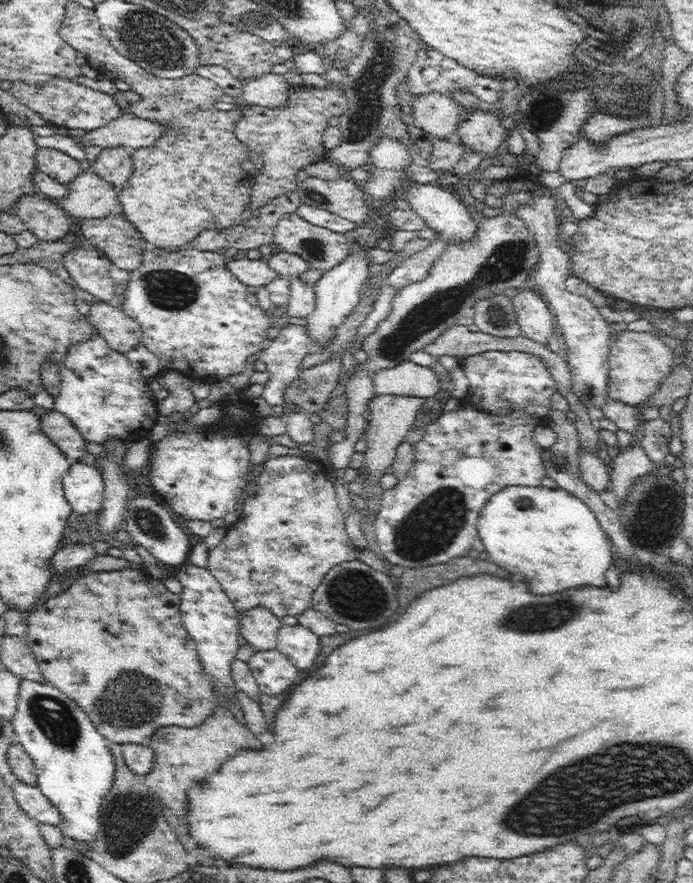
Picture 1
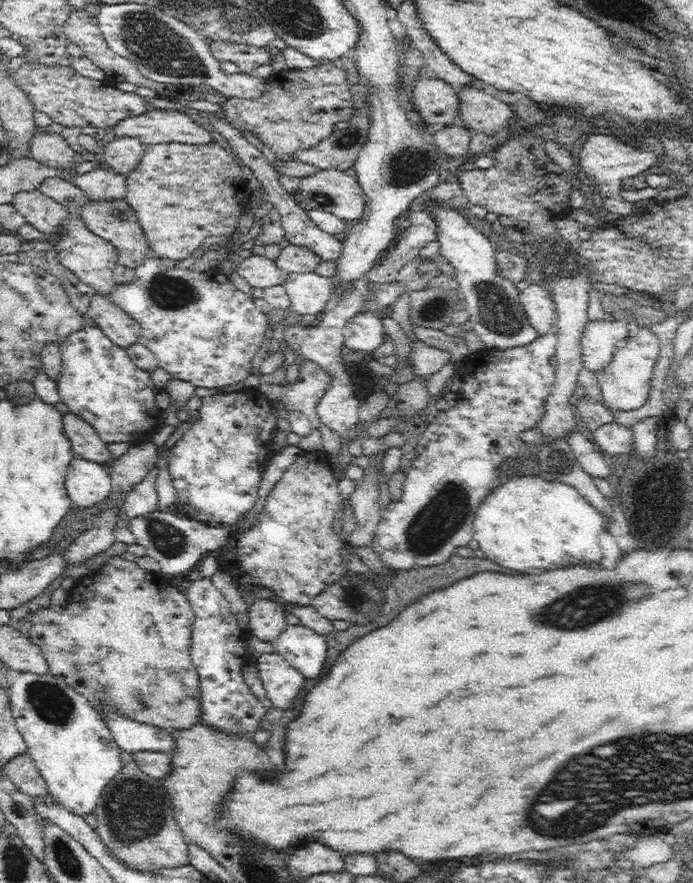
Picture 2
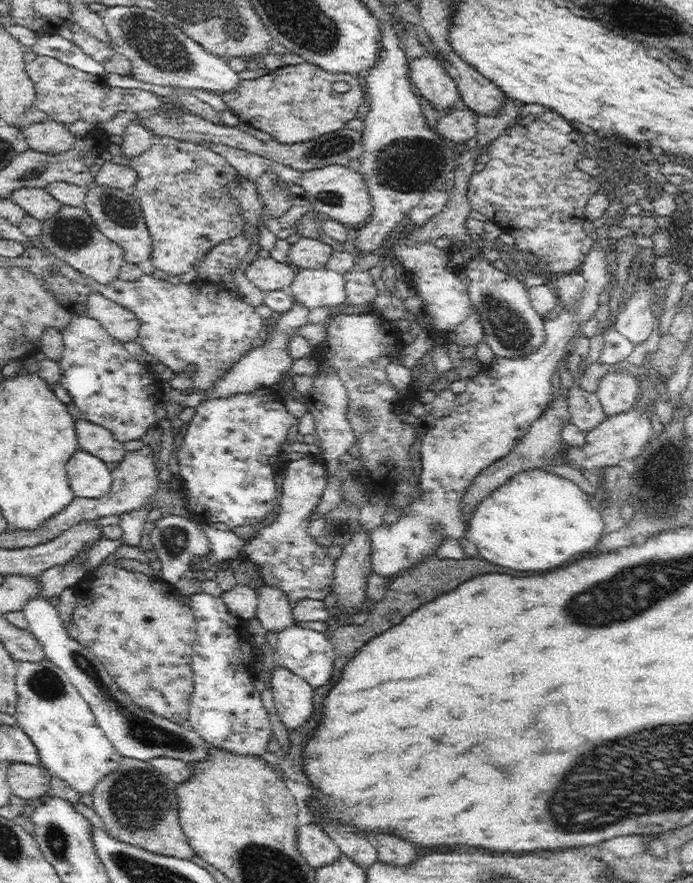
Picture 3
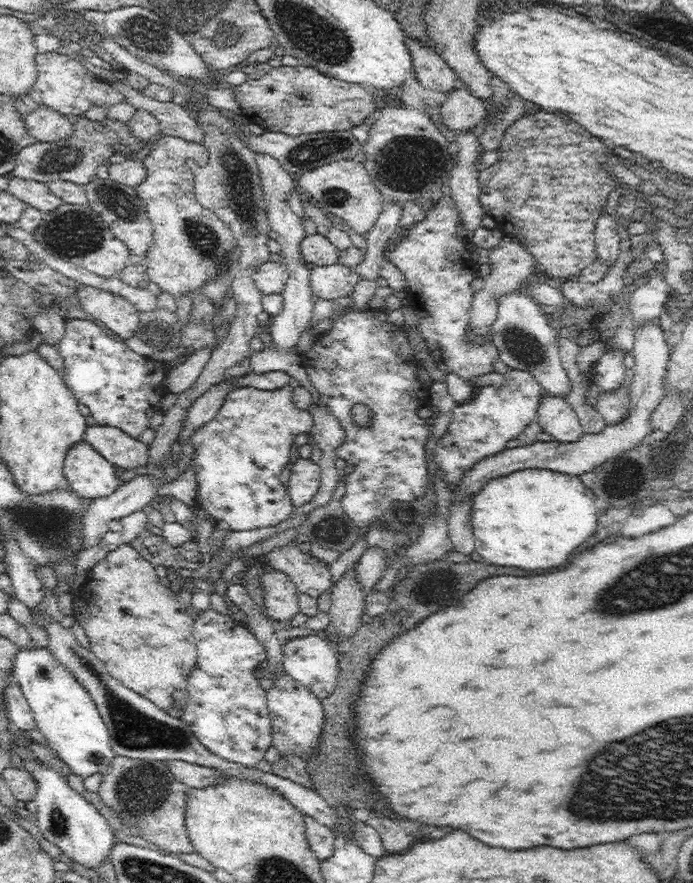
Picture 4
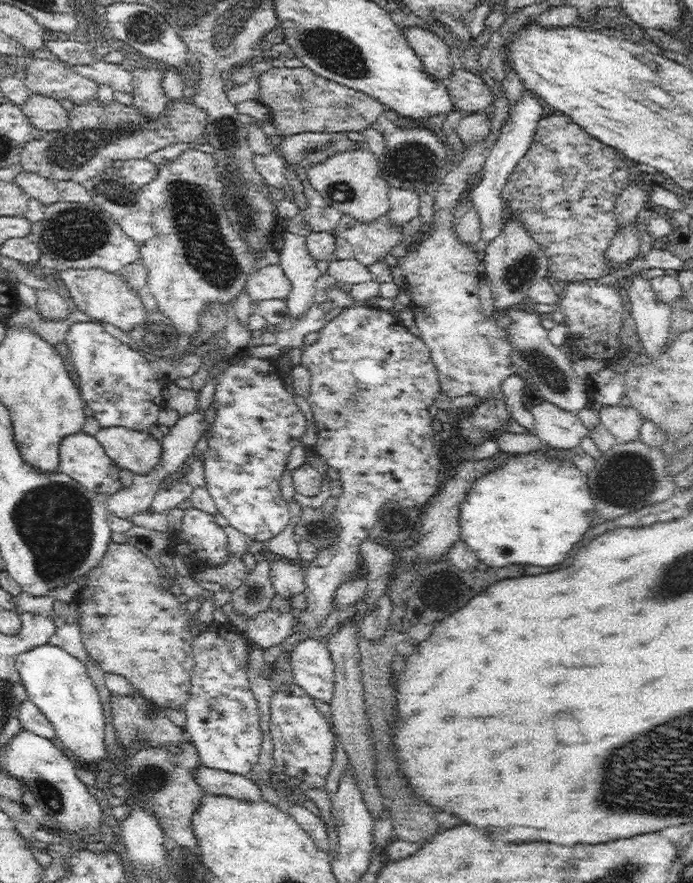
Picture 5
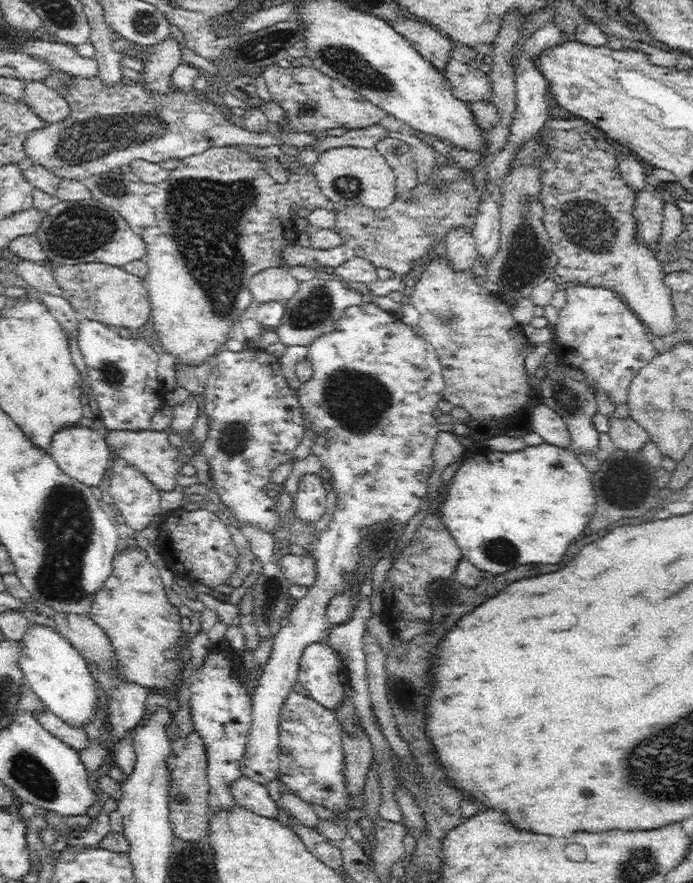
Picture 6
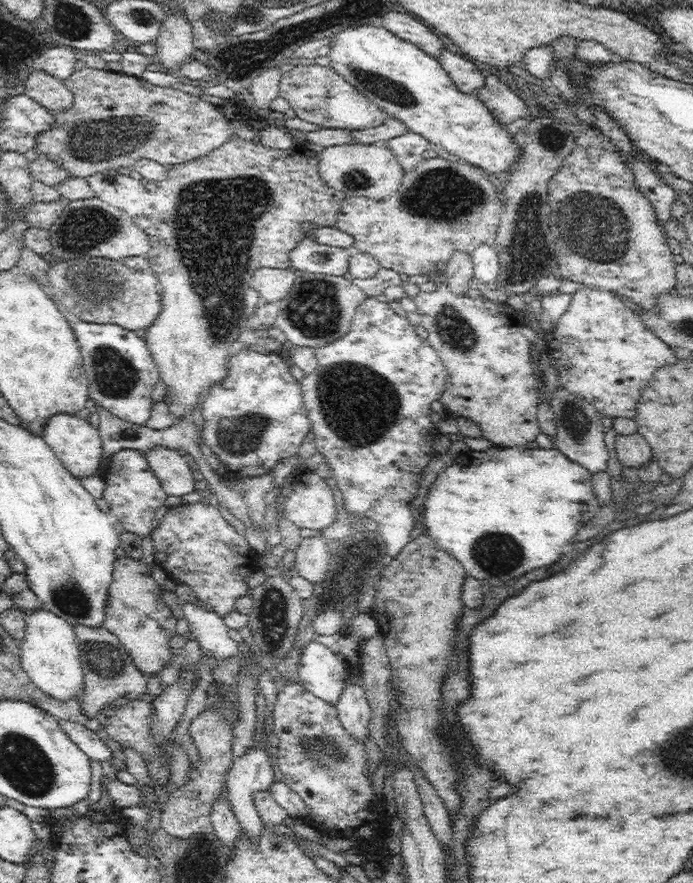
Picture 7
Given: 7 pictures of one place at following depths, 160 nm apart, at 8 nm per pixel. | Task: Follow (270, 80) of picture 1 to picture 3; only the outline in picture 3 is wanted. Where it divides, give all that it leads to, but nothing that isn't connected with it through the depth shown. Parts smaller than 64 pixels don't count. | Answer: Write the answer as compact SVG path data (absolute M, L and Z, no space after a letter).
M110 6L106 8L106 15L102 18L106 33L111 40L111 47L130 61L130 74L140 80L160 86L178 87L187 90L189 88L201 88L213 93L225 93L237 88L241 81L226 59L218 57L208 51L204 51L201 44L192 40L186 33L185 27L168 19L161 12L138 6Z

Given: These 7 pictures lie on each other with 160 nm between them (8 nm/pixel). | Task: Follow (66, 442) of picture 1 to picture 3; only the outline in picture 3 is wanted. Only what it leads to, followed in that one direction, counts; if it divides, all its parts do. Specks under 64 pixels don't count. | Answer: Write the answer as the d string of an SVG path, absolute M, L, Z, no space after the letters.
M86 419L74 420L78 448L106 462L120 462L127 450L110 430Z

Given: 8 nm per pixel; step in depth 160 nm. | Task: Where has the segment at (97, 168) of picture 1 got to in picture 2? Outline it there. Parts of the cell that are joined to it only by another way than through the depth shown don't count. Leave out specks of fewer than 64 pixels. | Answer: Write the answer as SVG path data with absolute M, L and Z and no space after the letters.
M130 136L118 137L99 151L97 158L101 165L126 176L140 162L144 148L145 144L138 139Z

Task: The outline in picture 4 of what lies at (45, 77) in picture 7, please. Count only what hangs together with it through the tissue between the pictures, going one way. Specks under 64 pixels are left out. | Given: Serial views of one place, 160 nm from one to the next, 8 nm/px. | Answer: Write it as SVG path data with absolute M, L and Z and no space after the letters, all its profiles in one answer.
M38 105L25 118L26 130L40 142L59 141L72 134L74 125L52 107Z

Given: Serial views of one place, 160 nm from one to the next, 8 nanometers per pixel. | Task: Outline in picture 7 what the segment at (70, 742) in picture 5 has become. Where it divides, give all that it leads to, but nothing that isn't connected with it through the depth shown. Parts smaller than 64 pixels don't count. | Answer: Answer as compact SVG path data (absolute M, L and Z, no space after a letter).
M44 608L27 612L25 635L20 642L20 664L32 682L54 699L65 701L78 697L83 692L84 673L81 665L81 652L74 627L61 616Z

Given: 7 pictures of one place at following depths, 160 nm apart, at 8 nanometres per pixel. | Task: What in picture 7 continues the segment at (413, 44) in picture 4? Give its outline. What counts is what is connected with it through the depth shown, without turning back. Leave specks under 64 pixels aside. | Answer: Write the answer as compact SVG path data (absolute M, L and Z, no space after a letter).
M403 10L390 12L383 16L382 22L386 30L393 32L402 40L415 44L423 52L426 52L427 56L438 59L442 50L445 49L438 33L411 13Z

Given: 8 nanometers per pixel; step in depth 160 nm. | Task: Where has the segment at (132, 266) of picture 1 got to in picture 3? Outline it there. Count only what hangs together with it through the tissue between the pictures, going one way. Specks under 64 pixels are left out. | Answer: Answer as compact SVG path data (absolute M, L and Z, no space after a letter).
M94 184L86 190L85 209L94 219L103 236L116 242L124 250L124 260L138 264L151 258L153 241L146 226L140 203L131 192L104 185Z

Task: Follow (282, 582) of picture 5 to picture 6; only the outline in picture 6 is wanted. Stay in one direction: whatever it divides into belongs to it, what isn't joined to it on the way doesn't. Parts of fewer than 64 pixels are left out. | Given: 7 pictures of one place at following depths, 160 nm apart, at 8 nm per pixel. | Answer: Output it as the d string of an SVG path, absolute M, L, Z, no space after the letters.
M283 553L278 560L278 567L290 584L312 586L318 576L312 553L306 556Z

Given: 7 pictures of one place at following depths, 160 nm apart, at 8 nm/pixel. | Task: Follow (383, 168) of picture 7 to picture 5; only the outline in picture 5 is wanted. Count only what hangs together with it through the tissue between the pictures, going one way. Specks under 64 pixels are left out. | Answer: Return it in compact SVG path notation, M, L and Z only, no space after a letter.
M351 148L333 154L308 168L307 179L328 206L360 222L372 222L388 213L390 185L378 174L378 156L367 148Z

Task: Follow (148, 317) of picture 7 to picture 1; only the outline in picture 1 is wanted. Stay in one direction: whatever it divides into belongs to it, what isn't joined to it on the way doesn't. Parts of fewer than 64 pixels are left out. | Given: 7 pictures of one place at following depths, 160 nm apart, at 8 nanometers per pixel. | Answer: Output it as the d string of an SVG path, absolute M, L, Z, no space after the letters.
M96 300L88 318L96 333L102 335L115 351L128 352L141 344L140 324L109 302Z

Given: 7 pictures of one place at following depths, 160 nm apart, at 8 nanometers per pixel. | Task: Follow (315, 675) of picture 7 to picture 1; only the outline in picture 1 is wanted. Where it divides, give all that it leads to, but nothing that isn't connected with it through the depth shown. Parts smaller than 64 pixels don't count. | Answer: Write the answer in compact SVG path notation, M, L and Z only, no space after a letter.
M300 623L295 626L282 624L278 630L276 647L300 671L314 664L320 650L319 636Z

